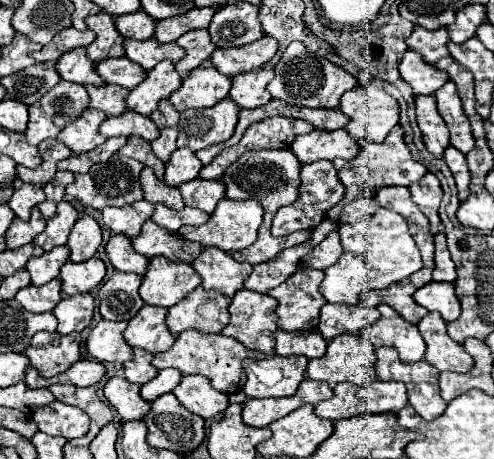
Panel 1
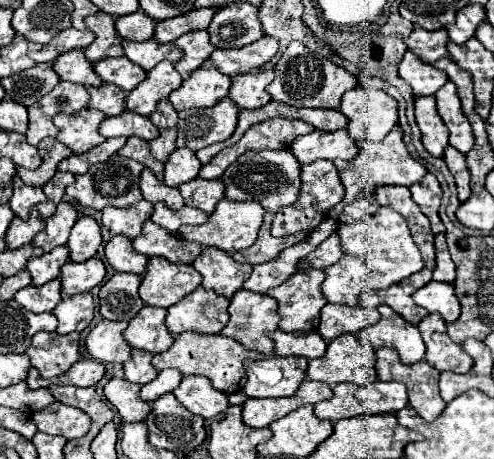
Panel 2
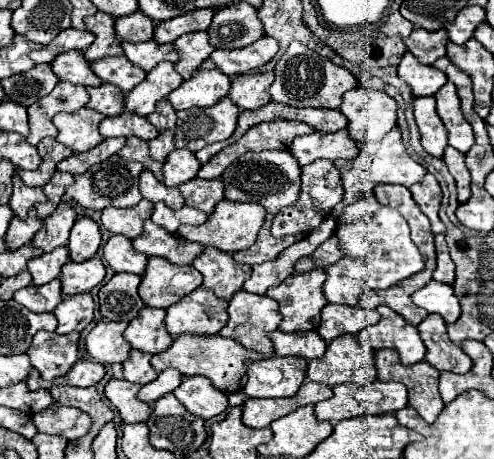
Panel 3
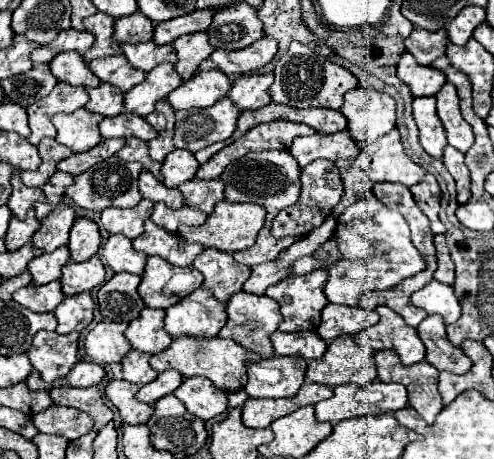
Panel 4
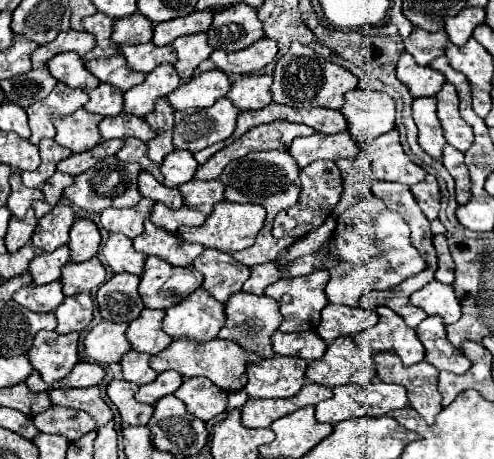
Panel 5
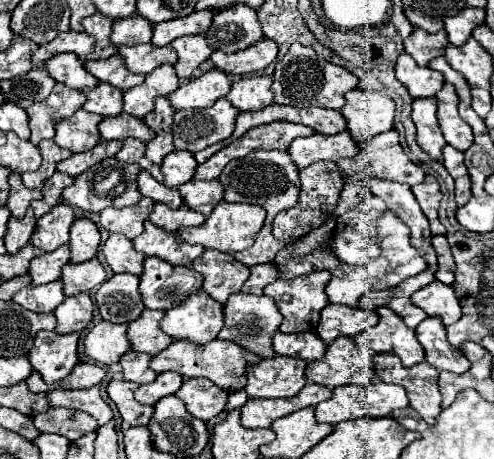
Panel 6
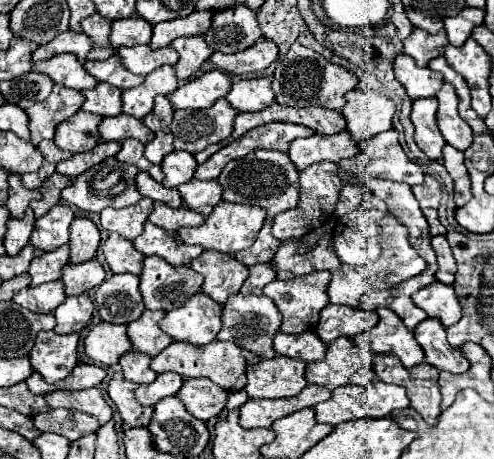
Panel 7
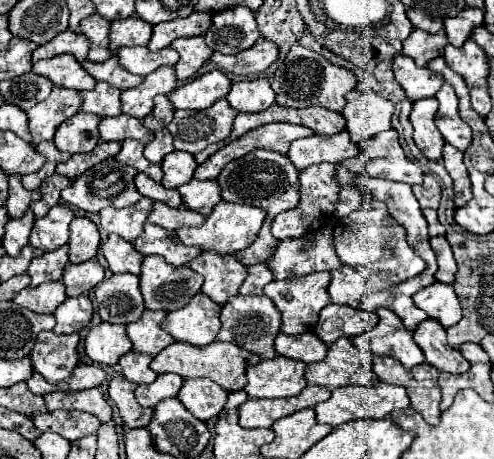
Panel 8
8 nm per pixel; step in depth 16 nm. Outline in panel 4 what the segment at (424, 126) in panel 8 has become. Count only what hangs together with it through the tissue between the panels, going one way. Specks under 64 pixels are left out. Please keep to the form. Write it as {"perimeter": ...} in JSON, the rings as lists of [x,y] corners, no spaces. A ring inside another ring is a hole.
{"perimeter":[[[414,98],[414,120],[420,130],[420,144],[422,148],[434,156],[442,158],[442,152],[446,148],[446,132],[444,126],[436,114],[436,98]]]}

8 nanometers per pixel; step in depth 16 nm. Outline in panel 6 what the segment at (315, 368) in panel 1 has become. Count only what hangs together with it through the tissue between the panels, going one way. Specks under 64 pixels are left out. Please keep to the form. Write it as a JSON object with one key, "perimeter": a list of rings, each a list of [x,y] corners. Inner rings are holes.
{"perimeter":[[[336,338],[322,360],[308,362],[306,380],[312,384],[322,384],[326,388],[336,388],[344,384],[366,386],[374,380],[374,360],[372,354],[360,350],[360,346],[348,338]]]}

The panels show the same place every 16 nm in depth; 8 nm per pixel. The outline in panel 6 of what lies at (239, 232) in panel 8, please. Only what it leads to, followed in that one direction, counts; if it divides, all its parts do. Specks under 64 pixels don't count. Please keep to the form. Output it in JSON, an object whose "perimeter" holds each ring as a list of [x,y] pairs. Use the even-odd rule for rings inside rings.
{"perimeter":[[[218,202],[212,210],[212,214],[206,218],[206,222],[198,228],[180,228],[178,234],[184,242],[188,244],[202,244],[204,248],[214,248],[220,252],[228,252],[234,254],[238,250],[246,250],[248,246],[254,244],[256,234],[260,232],[262,224],[264,224],[266,212],[262,206],[254,206],[254,204],[232,204],[232,202]]]}

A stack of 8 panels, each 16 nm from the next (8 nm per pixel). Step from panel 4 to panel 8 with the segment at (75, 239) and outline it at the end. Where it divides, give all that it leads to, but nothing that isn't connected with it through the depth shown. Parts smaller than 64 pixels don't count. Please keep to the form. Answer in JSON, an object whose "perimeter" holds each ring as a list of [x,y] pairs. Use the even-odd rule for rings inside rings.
{"perimeter":[[[74,218],[70,224],[70,262],[86,262],[96,256],[100,232],[88,218]]]}

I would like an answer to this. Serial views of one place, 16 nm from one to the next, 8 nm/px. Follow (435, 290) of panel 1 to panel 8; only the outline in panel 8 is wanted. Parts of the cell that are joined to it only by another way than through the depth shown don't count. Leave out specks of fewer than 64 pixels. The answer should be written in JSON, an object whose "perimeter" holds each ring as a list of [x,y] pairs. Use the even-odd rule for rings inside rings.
{"perimeter":[[[434,282],[418,290],[412,298],[418,308],[422,308],[430,318],[436,318],[444,328],[454,326],[462,318],[460,302],[452,286]]]}

